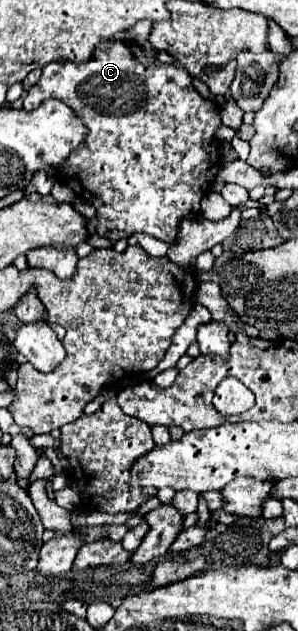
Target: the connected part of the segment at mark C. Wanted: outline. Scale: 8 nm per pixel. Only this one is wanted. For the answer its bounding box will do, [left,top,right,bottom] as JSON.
[23,42,223,242]

